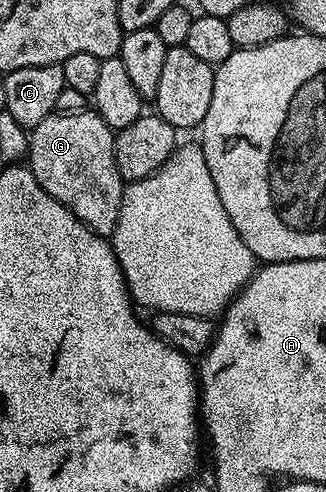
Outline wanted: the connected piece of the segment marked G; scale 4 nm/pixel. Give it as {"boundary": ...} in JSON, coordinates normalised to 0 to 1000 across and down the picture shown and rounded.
{"boundary":[[[261,224],[227,232],[172,228],[129,240],[129,248],[117,248],[117,256],[95,262],[86,278],[80,333],[98,343],[104,362],[123,372],[129,386],[141,386],[141,394],[190,411],[190,419],[221,429],[282,472],[322,484],[340,482],[362,451],[387,368],[371,362],[356,335],[350,262],[294,226]]]}

